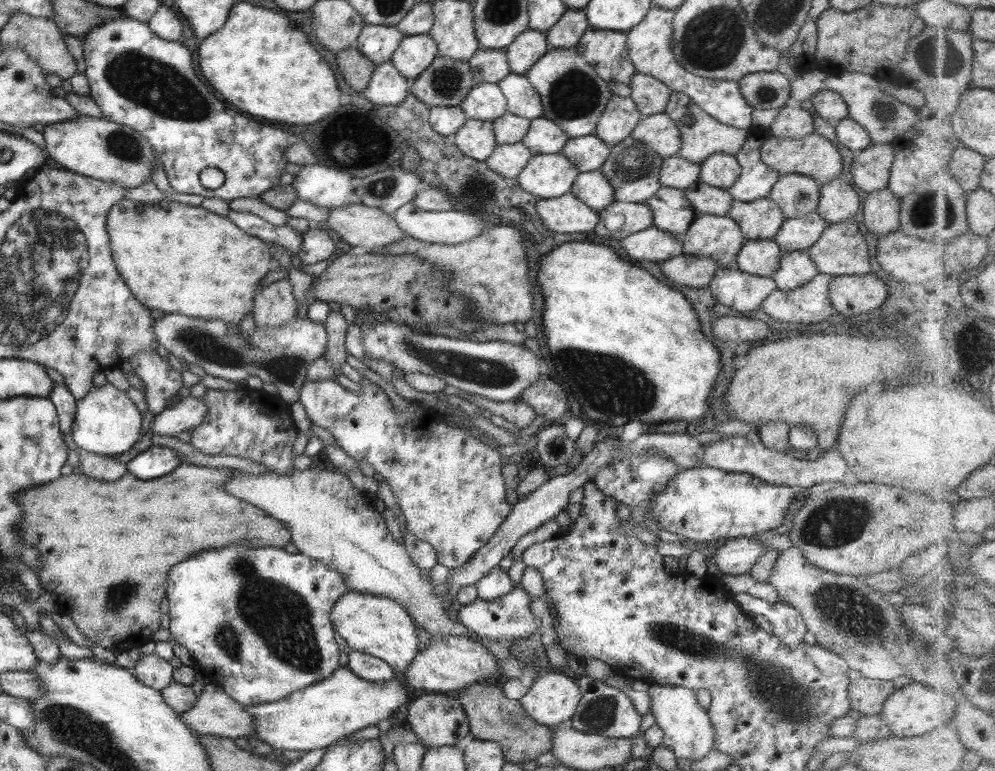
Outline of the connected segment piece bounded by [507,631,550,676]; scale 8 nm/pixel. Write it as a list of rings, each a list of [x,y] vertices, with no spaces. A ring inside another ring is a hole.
[[[537,631],[528,638],[517,639],[513,646],[507,647],[510,655],[514,655],[521,664],[528,666],[530,670],[534,670],[538,676],[549,672],[550,665],[548,664],[546,650],[541,646]]]

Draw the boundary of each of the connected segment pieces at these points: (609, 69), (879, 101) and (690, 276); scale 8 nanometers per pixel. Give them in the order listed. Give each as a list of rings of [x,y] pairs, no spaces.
[[[585,30],[576,44],[576,51],[593,68],[615,96],[630,96],[629,81],[636,72],[628,60],[626,33]]]
[[[842,72],[838,75],[825,75],[823,82],[825,90],[837,91],[847,105],[849,118],[865,129],[871,143],[891,143],[895,137],[900,137],[909,130],[918,119],[917,109],[897,102],[892,96],[887,96],[877,86],[876,80],[866,74]]]
[[[681,253],[659,264],[661,274],[681,286],[687,288],[707,287],[718,264],[708,256],[686,255]]]

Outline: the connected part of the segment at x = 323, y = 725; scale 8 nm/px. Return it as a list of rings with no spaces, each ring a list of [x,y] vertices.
[[[340,666],[329,678],[291,692],[273,702],[242,705],[252,716],[252,734],[277,750],[315,750],[370,724],[384,726],[405,702],[405,689],[395,678],[383,683],[357,678],[347,666]]]

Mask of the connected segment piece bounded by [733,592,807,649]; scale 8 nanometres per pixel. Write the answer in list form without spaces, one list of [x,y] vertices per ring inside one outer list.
[[[744,592],[733,597],[737,608],[754,616],[763,617],[771,625],[775,635],[787,648],[795,648],[802,642],[807,628],[801,615],[787,603],[767,603]]]

